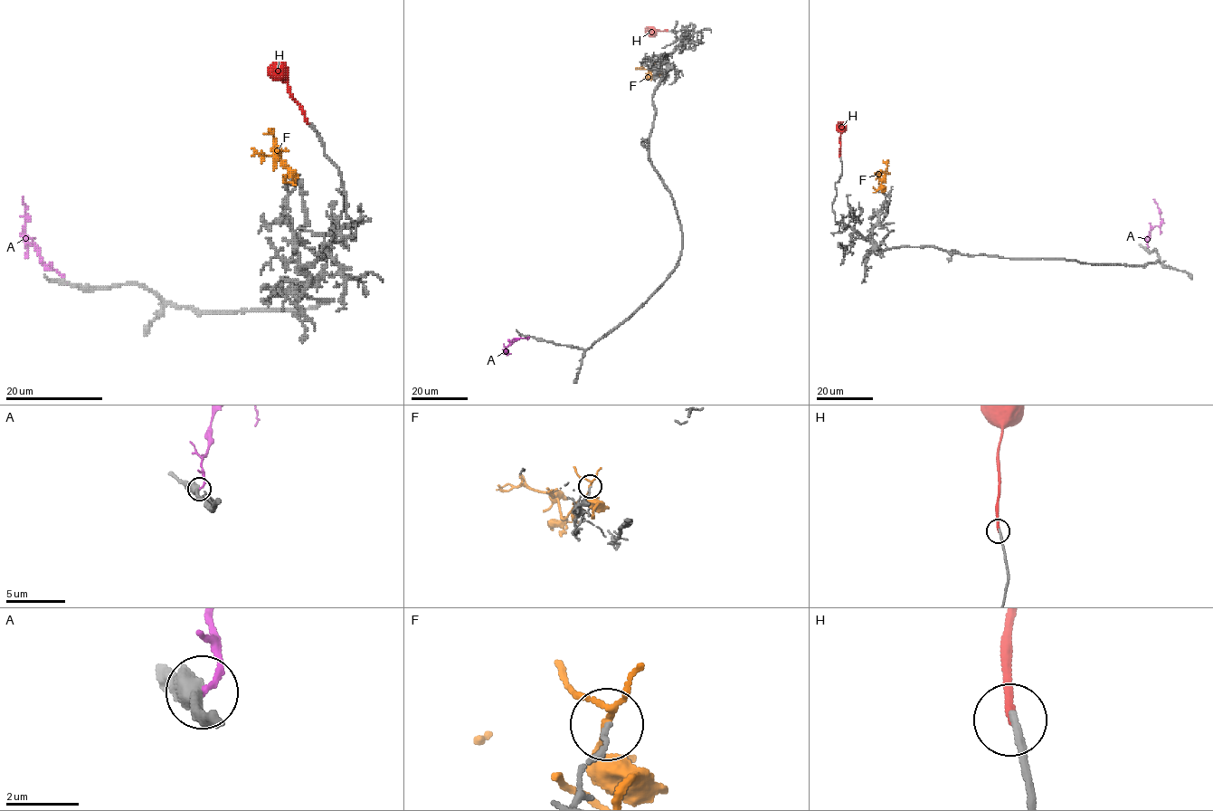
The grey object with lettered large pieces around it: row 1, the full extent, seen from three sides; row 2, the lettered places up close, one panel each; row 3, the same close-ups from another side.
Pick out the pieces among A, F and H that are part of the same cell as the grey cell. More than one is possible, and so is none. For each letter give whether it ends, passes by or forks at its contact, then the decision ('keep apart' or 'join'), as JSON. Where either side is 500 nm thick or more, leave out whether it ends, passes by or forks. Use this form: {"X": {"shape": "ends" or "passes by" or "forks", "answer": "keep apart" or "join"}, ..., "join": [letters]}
{"A": {"shape": "ends", "answer": "keep apart"}, "F": {"shape": "forks", "answer": "keep apart"}, "H": {"shape": "ends", "answer": "join"}, "join": ["H"]}

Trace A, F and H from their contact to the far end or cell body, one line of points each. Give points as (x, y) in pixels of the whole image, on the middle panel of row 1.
A: (527, 337), (513, 340), (506, 353), (503, 344)
F: (658, 68), (651, 75), (649, 71), (636, 69)
H: (668, 31), (649, 29), (648, 32)

